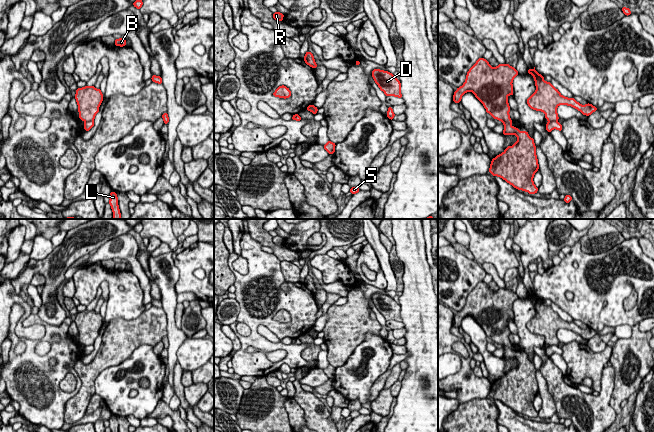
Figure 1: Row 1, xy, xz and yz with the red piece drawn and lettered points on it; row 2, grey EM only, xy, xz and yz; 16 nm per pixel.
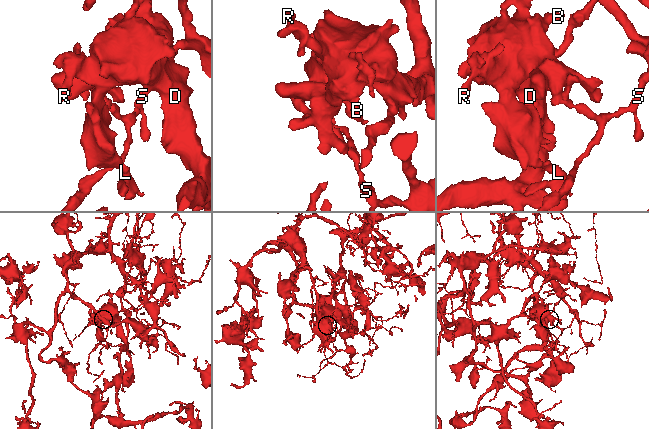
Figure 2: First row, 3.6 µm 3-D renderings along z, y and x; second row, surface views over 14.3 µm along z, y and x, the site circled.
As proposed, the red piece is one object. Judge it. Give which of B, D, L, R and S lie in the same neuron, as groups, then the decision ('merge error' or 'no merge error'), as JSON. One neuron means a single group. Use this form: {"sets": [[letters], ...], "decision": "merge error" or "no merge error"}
{"sets": [["B", "D", "L", "R"], ["S"]], "decision": "merge error"}

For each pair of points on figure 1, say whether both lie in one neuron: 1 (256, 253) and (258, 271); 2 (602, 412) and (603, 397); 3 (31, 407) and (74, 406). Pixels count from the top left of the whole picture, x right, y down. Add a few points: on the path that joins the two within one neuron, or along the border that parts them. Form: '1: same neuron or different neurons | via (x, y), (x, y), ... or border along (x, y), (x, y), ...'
1: same neuron | via (256, 257), (258, 267)
2: same neuron | via (603, 408), (603, 401)
3: different neurons | border along (79, 387), (79, 390), (66, 402), (63, 421)

